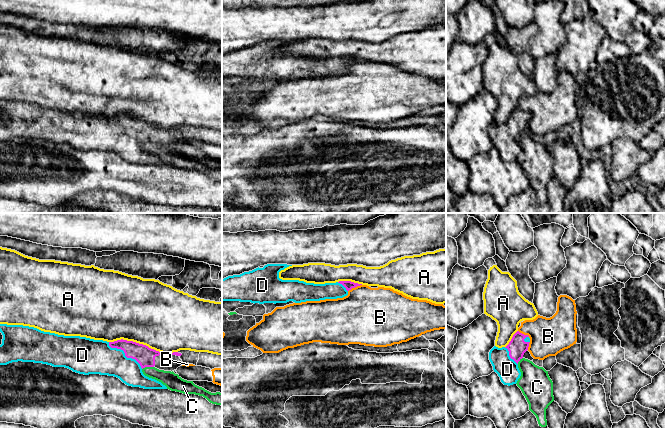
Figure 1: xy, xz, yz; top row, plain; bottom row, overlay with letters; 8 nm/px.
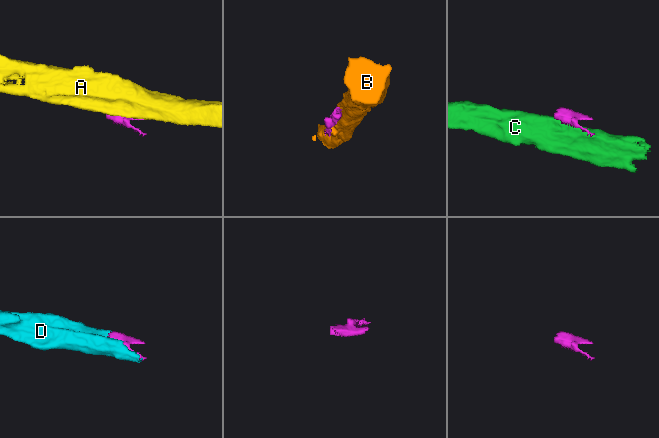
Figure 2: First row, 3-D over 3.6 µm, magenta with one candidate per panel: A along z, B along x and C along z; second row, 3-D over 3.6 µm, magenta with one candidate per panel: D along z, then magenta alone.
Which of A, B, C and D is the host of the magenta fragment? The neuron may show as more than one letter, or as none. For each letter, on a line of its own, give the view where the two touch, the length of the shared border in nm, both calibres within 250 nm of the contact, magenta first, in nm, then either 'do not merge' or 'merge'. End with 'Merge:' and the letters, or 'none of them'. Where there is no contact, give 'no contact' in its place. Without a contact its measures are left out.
A: meets magenta in xy; contact 550 nm long; 160 nm thick on the magenta side, 500 nm on the other; do not merge
B: meets magenta in xz; contact 130 nm long; 70 nm thick on the magenta side, 460 nm on the other; do not merge
C: meets magenta in xy; contact 100 nm long; 160 nm thick on the magenta side, 140 nm on the other; do not merge
D: meets magenta in xy; contact 360 nm long; 160 nm thick on the magenta side, 280 nm on the other; merge
Merge: D

